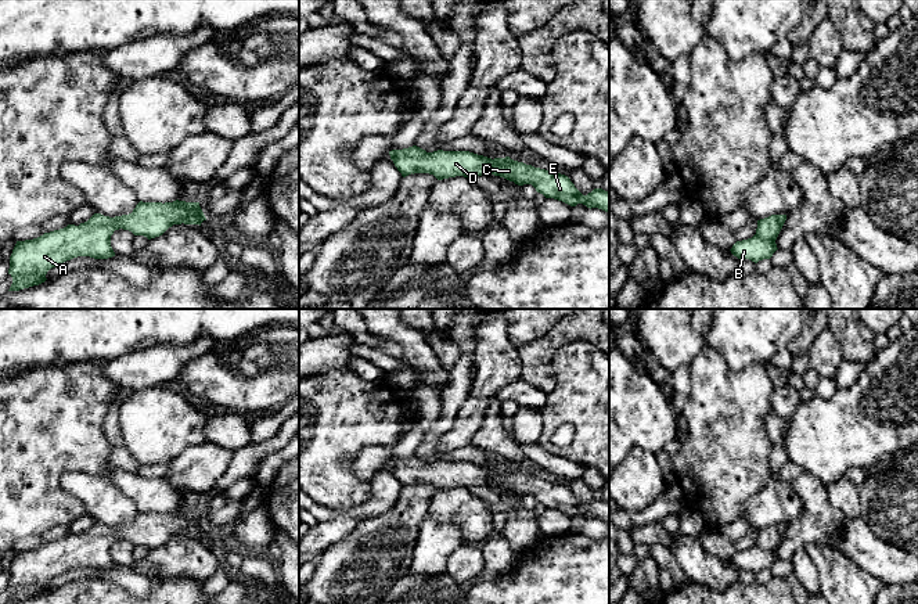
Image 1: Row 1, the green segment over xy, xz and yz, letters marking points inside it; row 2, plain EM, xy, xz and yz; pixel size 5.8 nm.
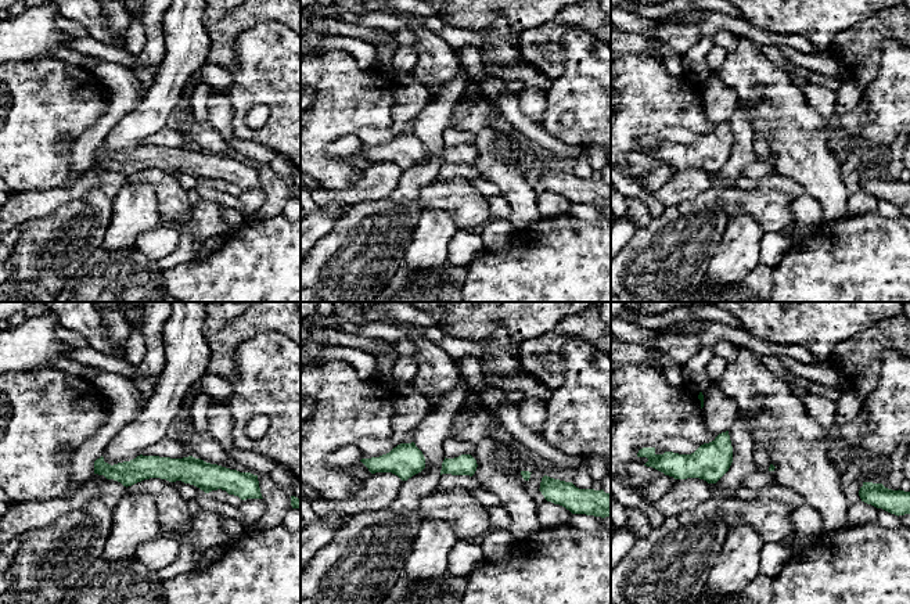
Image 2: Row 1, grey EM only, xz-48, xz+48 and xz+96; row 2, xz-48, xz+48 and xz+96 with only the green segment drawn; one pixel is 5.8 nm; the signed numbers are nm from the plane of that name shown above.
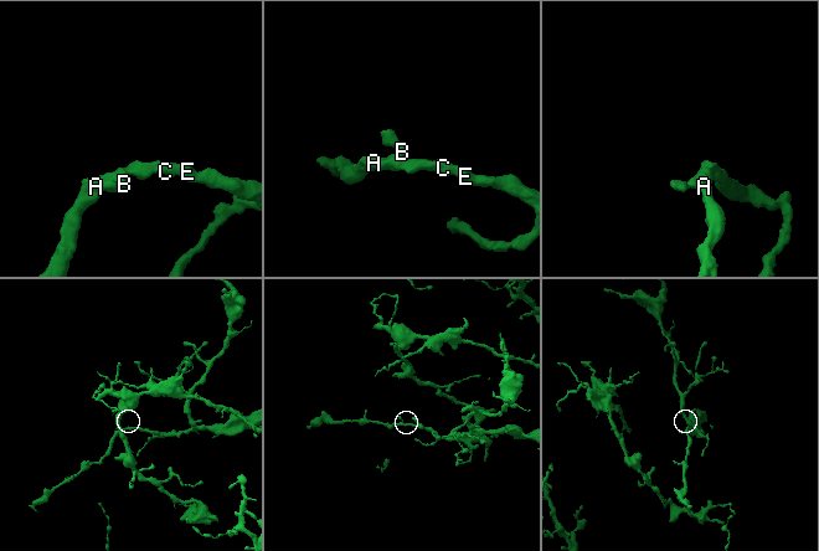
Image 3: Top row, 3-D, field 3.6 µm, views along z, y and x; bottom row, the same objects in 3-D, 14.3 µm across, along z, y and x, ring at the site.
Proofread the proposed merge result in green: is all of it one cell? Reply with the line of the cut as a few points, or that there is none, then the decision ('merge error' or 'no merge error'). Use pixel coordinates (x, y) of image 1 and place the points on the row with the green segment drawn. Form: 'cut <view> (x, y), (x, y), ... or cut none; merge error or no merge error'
cut none; no merge error

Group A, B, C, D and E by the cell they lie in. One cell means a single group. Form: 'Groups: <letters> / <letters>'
Groups: A B C D E

